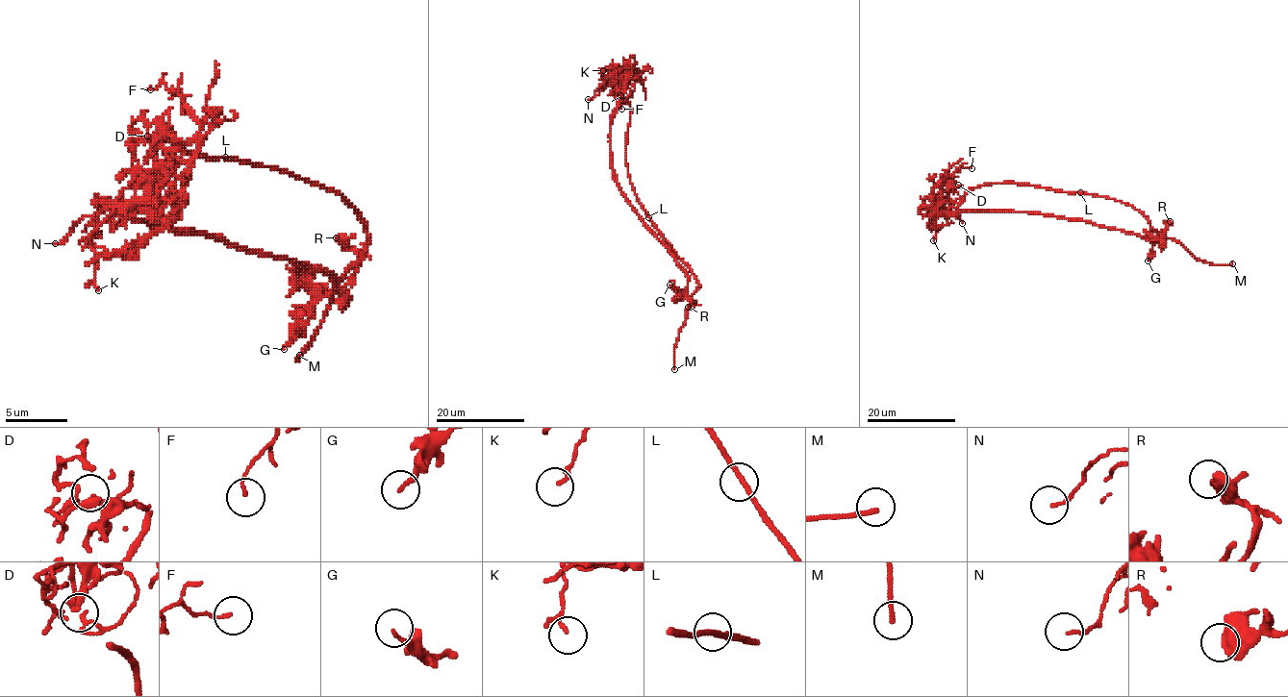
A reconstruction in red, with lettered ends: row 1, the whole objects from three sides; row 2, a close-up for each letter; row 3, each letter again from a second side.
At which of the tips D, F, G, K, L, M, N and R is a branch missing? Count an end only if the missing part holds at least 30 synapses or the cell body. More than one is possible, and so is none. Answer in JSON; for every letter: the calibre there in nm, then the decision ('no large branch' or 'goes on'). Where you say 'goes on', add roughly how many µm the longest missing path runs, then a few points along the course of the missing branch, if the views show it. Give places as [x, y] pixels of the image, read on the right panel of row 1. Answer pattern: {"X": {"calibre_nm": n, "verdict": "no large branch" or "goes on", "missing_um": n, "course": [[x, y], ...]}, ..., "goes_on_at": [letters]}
{"D": {"calibre_nm": 160, "verdict": "no large branch"}, "F": {"calibre_nm": 110, "verdict": "no large branch"}, "G": {"calibre_nm": 170, "verdict": "no large branch"}, "K": {"calibre_nm": 110, "verdict": "no large branch"}, "L": {"calibre_nm": 200, "verdict": "no large branch"}, "M": {"calibre_nm": 190, "verdict": "goes on", "missing_um": 15, "course": [[1232, 263], [1250, 265], [1247, 252], [1246, 256]]}, "N": {"calibre_nm": 110, "verdict": "no large branch"}, "R": {"calibre_nm": 650, "verdict": "no large branch"}, "goes_on_at": ["M"]}

